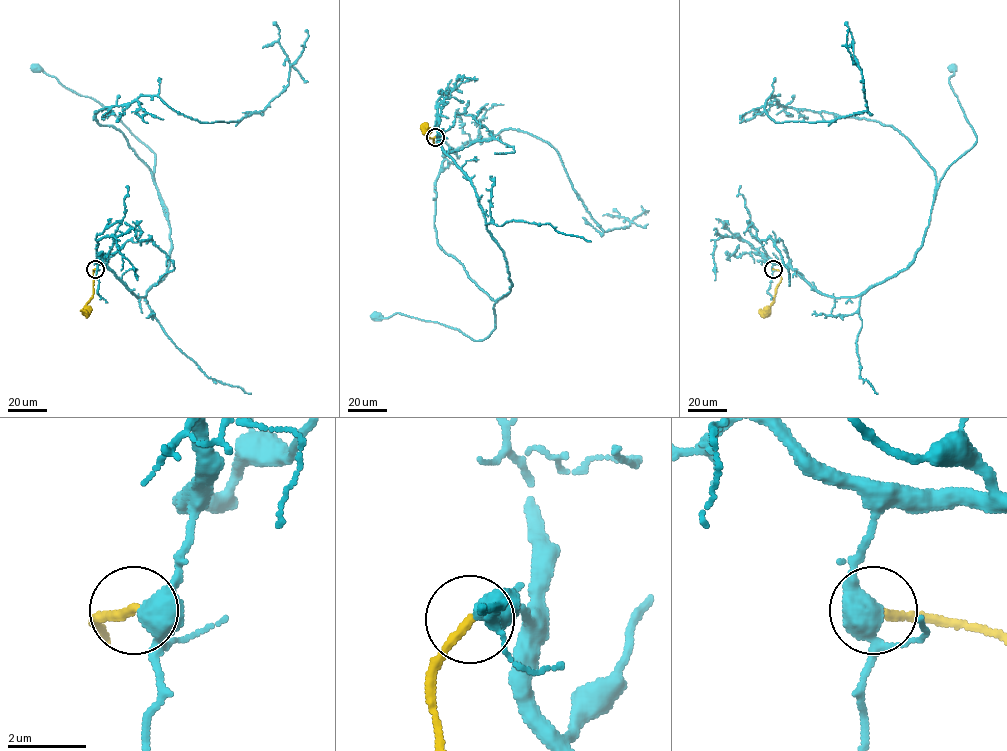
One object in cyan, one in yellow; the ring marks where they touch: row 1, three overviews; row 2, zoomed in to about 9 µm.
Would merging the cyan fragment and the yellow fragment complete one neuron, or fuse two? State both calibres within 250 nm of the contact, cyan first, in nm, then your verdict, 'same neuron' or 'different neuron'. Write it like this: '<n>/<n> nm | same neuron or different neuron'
360/240 nm | different neuron

